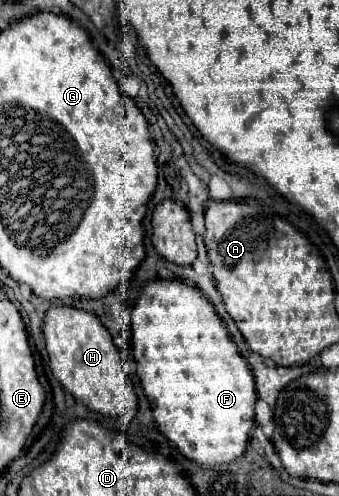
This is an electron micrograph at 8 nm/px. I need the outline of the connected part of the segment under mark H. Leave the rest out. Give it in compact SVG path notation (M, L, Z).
M52 305L42 325L49 366L57 381L72 395L74 404L82 402L88 409L119 418L128 424L136 414L136 394L128 377L119 349L100 319L84 309Z

